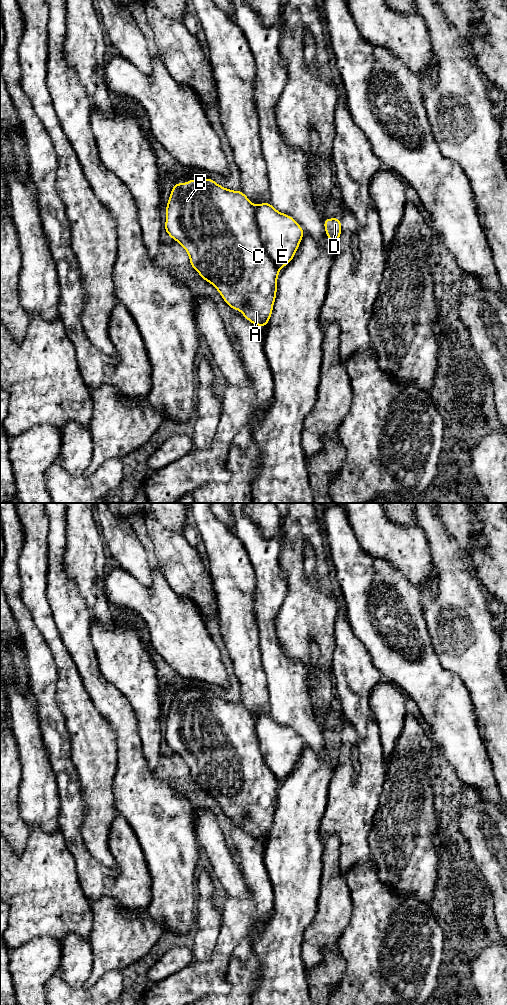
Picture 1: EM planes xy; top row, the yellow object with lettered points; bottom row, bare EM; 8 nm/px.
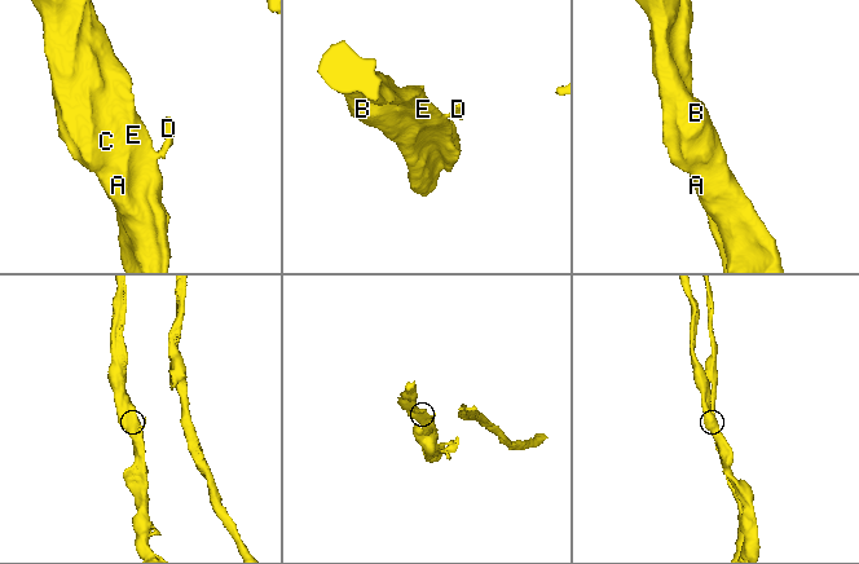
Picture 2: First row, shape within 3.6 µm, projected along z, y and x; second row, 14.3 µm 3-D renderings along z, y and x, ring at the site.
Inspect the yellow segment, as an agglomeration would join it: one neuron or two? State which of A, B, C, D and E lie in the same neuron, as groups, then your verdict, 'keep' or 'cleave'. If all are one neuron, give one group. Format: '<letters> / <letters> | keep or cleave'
A B C D E | keep

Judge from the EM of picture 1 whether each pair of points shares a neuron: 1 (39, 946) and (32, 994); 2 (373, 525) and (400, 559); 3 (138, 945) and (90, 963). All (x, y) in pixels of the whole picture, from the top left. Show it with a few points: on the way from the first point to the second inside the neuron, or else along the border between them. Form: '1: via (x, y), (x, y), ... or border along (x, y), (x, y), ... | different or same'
1: via (38, 958), (32, 964), (32, 982) | same
2: via (379, 533), (397, 551) | same
3: via (126, 945), (112, 945), (101, 952) | same

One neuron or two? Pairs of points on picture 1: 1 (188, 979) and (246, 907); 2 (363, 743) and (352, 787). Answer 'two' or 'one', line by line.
1: one
2: one

